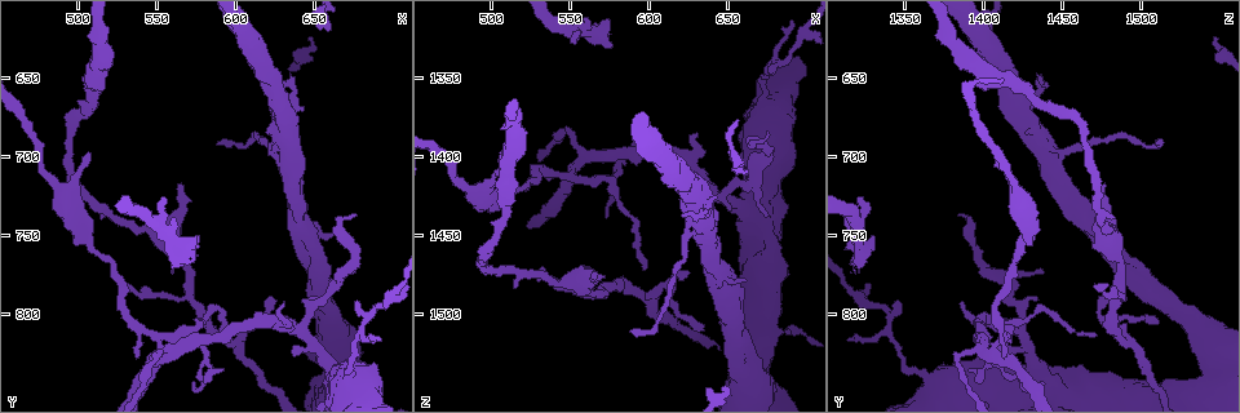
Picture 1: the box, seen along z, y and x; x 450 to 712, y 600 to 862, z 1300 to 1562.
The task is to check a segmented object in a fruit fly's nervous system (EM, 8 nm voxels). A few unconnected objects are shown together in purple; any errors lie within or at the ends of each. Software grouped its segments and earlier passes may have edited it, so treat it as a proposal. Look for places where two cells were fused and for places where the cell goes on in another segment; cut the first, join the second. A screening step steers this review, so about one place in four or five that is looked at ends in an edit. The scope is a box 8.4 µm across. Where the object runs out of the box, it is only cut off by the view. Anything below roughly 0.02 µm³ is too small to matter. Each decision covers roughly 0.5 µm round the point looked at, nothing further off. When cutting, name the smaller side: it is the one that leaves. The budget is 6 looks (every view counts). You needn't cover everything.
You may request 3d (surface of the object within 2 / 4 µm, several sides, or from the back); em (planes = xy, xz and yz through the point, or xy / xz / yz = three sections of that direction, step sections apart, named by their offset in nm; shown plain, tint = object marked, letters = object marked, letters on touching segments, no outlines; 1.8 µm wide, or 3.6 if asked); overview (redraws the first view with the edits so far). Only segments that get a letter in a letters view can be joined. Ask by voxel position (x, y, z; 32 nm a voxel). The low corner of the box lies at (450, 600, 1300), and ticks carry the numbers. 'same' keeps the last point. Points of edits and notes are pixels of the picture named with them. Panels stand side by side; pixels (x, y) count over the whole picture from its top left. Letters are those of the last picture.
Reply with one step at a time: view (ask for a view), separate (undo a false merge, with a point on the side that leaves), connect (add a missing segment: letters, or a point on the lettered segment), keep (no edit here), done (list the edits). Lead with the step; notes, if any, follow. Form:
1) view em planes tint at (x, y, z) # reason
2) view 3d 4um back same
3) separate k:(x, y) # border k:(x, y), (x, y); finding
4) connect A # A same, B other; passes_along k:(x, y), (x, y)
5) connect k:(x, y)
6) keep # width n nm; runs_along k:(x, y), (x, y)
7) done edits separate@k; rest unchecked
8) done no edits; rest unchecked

view 3d 2um at (622, 654, 1436) # tapers out

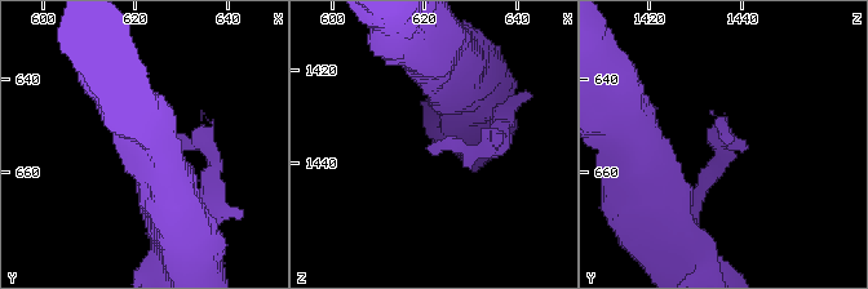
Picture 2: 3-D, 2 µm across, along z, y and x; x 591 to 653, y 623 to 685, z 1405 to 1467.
view em 3.6um planes letters at (622, 652, 1436) # need the tissue

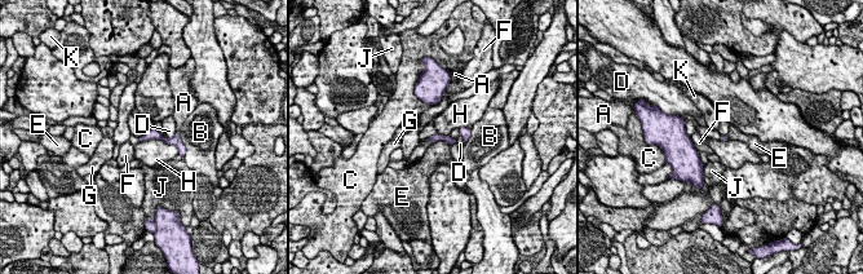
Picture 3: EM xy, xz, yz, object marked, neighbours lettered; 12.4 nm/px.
keep # A other, B other, C other, D other, E other, F other, G other, H other, J other, K other; runs_along 3:(468, 132), (455, 140), (433, 138); none of them fits

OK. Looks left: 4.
view em yz step 16 letters at (676, 738, 1384) # branch stops here

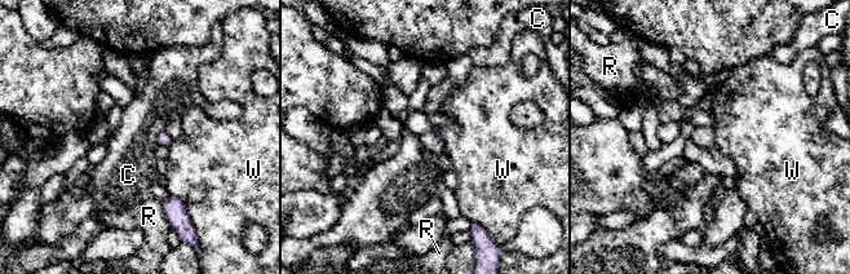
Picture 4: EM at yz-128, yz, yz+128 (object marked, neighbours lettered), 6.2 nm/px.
keep # C other, R other, W other; none of them fits

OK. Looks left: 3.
view em 3.6um planes letters at (672, 836, 1358) # sudden change in width

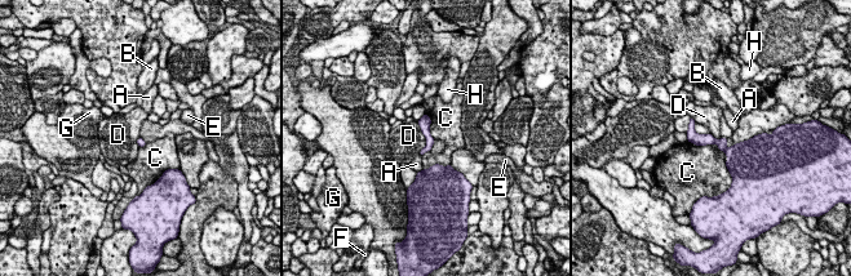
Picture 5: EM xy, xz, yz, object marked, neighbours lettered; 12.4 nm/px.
keep # longest_contact D 420 nm; A other, B other, C other, D other, E other, F other, G other, H other; one cell here

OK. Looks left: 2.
done no edits; rest unchecked

